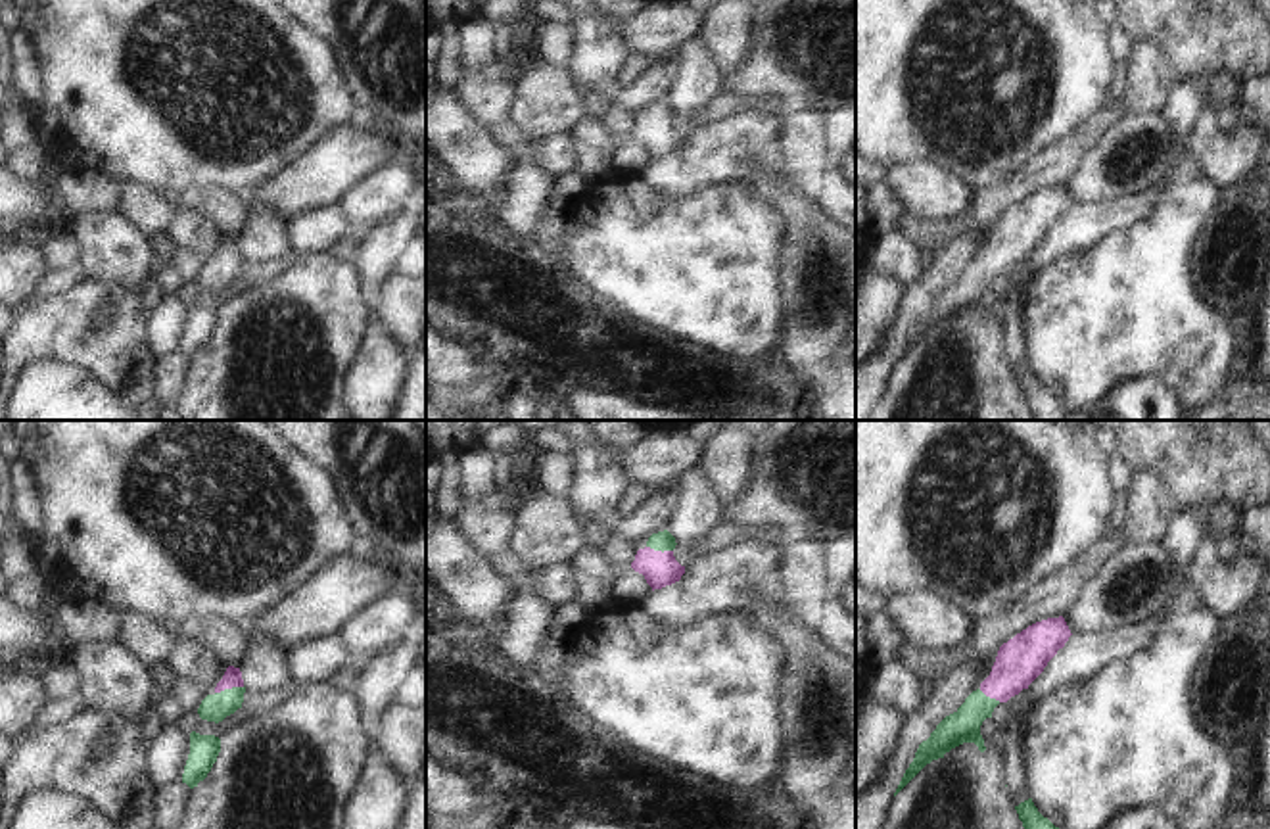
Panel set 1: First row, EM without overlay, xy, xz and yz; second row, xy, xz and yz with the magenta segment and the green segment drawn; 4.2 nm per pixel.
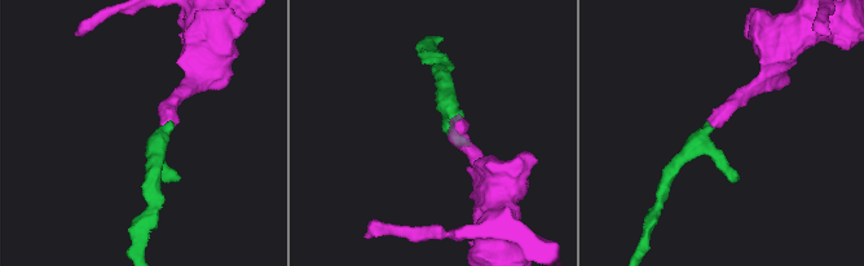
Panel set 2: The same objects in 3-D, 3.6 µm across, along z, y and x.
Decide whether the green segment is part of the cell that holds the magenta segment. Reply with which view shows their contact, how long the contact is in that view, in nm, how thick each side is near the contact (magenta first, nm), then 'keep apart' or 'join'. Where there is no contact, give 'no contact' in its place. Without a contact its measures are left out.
xy | 120 nm | 80/110 nm | join

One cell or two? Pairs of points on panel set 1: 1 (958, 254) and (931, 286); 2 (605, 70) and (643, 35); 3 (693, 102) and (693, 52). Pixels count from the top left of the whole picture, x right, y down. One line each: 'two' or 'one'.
1: one
2: two
3: one

